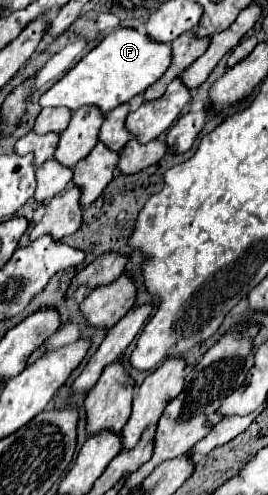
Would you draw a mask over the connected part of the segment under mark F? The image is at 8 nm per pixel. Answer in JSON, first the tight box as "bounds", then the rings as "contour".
{"bounds":[41,27,171,113],"contour":[[[121,27],[111,31],[95,49],[91,49],[63,79],[59,79],[47,93],[41,95],[41,107],[69,107],[79,109],[83,105],[97,105],[103,113],[109,113],[121,103],[127,103],[135,95],[153,85],[171,63],[171,45],[149,39],[145,31],[133,27]]]}

